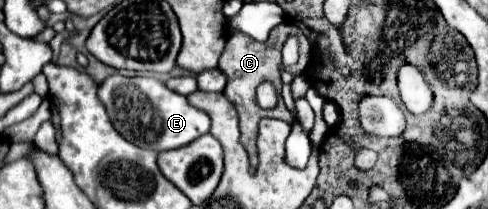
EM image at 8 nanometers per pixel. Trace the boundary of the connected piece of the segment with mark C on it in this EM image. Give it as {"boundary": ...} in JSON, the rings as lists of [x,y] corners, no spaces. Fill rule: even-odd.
{"boundary":[[[282,23],[282,25],[274,27],[274,29],[270,31],[270,37],[268,37],[266,43],[254,41],[252,37],[248,37],[248,35],[244,35],[244,33],[232,33],[232,35],[228,37],[226,49],[224,49],[222,57],[220,57],[220,69],[222,69],[224,75],[228,77],[224,95],[226,95],[226,97],[234,103],[234,107],[238,109],[240,133],[242,133],[240,141],[242,141],[242,145],[246,147],[246,151],[248,151],[248,155],[250,155],[250,165],[252,165],[252,167],[258,165],[258,163],[256,163],[256,161],[258,161],[258,153],[256,153],[258,121],[260,121],[262,117],[286,119],[288,123],[294,121],[292,113],[286,109],[286,105],[284,105],[284,101],[282,101],[280,95],[278,95],[278,105],[276,105],[272,111],[264,111],[264,109],[258,107],[258,103],[256,103],[256,87],[258,87],[260,83],[264,83],[264,81],[272,81],[274,87],[276,87],[276,91],[280,93],[280,89],[282,89],[282,77],[280,77],[280,75],[282,75],[282,45],[284,45],[284,41],[286,41],[290,35],[296,35],[298,41],[300,41],[300,59],[298,59],[296,65],[286,67],[286,69],[292,71],[292,73],[298,69],[296,73],[302,73],[302,71],[306,69],[306,65],[308,65],[308,39],[306,39],[306,37],[302,35],[302,31],[300,31],[296,25],[292,25],[292,23]]]}

